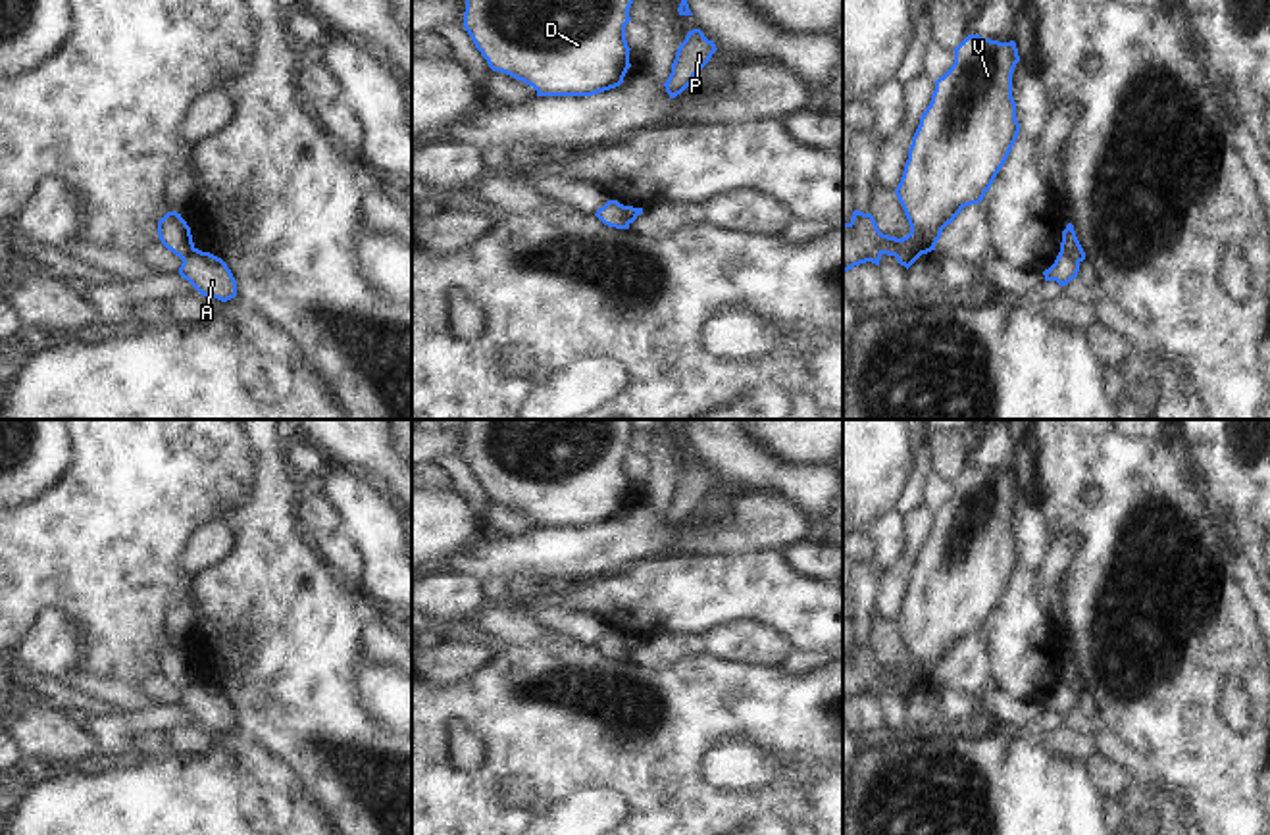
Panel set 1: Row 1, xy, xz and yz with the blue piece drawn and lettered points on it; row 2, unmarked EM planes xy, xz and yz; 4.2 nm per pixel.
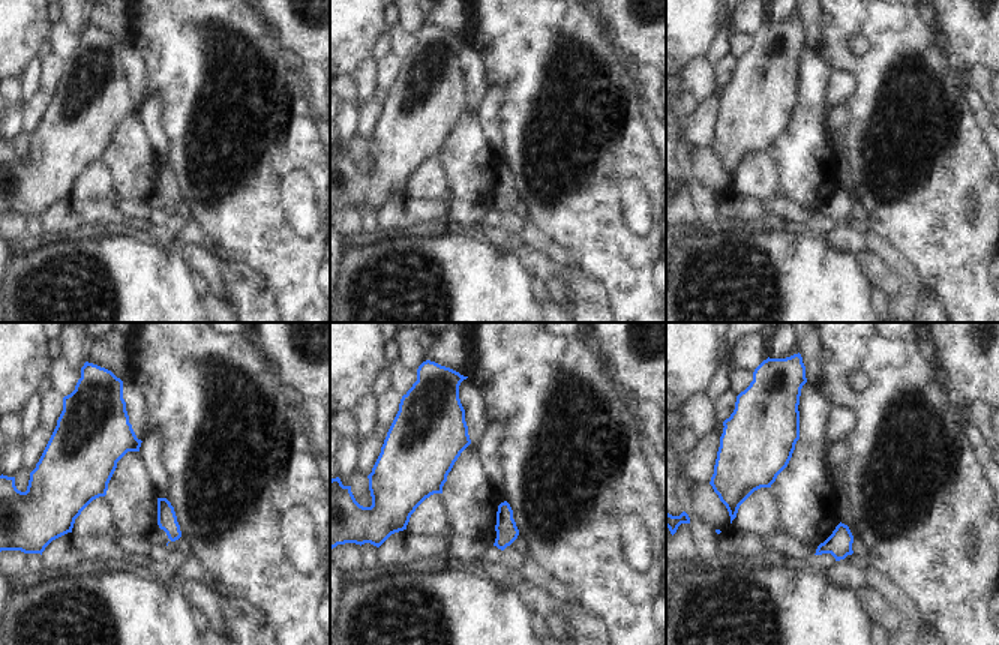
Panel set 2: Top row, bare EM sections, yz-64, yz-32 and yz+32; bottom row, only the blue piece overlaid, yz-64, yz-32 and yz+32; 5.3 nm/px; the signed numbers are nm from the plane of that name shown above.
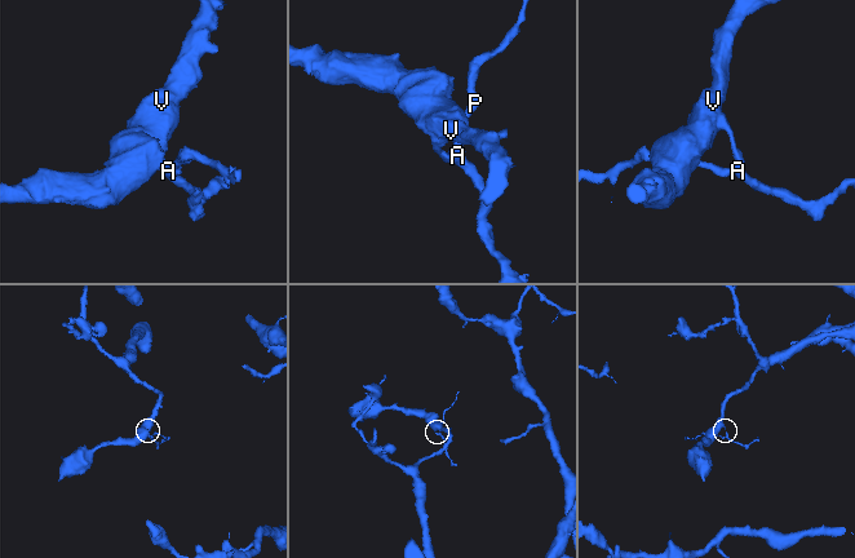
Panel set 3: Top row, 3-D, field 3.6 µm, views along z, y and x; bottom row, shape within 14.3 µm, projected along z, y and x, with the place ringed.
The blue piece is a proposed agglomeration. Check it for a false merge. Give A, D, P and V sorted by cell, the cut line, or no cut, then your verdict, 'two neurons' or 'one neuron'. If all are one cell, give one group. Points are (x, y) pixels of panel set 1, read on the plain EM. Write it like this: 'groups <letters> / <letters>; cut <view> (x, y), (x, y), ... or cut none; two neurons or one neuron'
groups A P / D V; cut yz (1061, 680), (1078, 693); two neurons

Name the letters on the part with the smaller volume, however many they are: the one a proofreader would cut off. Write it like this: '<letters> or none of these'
A, P

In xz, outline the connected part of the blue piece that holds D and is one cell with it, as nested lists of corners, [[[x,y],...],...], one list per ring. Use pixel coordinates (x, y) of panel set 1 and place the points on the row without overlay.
[[[470,419],[464,460],[493,502],[523,512],[537,527],[593,527],[620,518],[631,498],[625,471],[631,435],[631,419]]]

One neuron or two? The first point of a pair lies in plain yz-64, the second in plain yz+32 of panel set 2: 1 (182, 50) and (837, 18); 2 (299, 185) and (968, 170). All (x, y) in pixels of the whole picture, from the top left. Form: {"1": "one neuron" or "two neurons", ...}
{"1": "one neuron", "2": "two neurons"}

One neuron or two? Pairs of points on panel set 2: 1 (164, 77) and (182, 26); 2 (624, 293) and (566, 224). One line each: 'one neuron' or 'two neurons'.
1: one neuron
2: one neuron

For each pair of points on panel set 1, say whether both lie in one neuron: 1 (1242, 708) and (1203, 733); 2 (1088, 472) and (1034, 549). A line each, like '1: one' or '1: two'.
1: two
2: two

